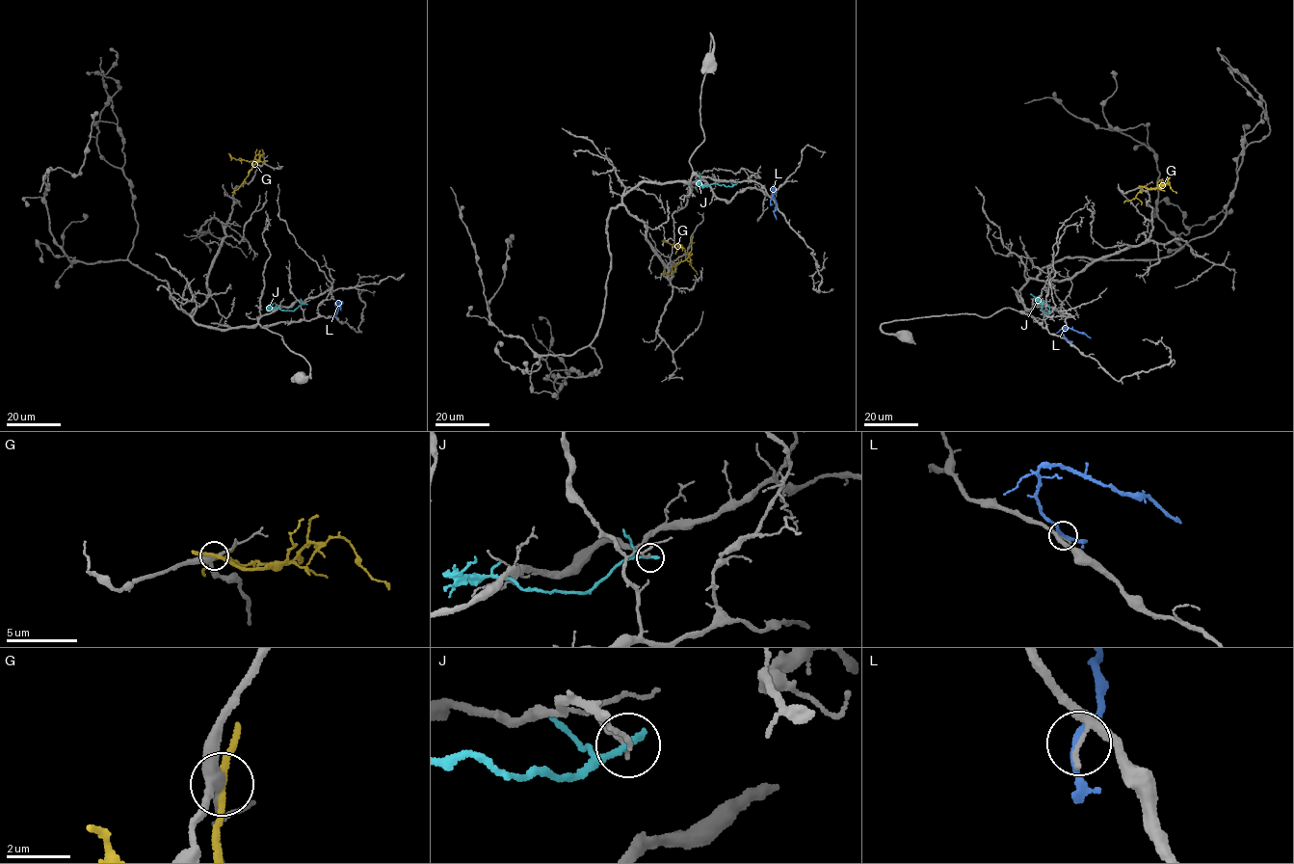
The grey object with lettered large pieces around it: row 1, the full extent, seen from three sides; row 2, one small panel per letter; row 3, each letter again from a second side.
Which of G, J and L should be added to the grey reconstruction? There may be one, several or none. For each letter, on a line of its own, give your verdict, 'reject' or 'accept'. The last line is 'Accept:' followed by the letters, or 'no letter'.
G: reject
J: reject
L: reject
Accept: no letter

